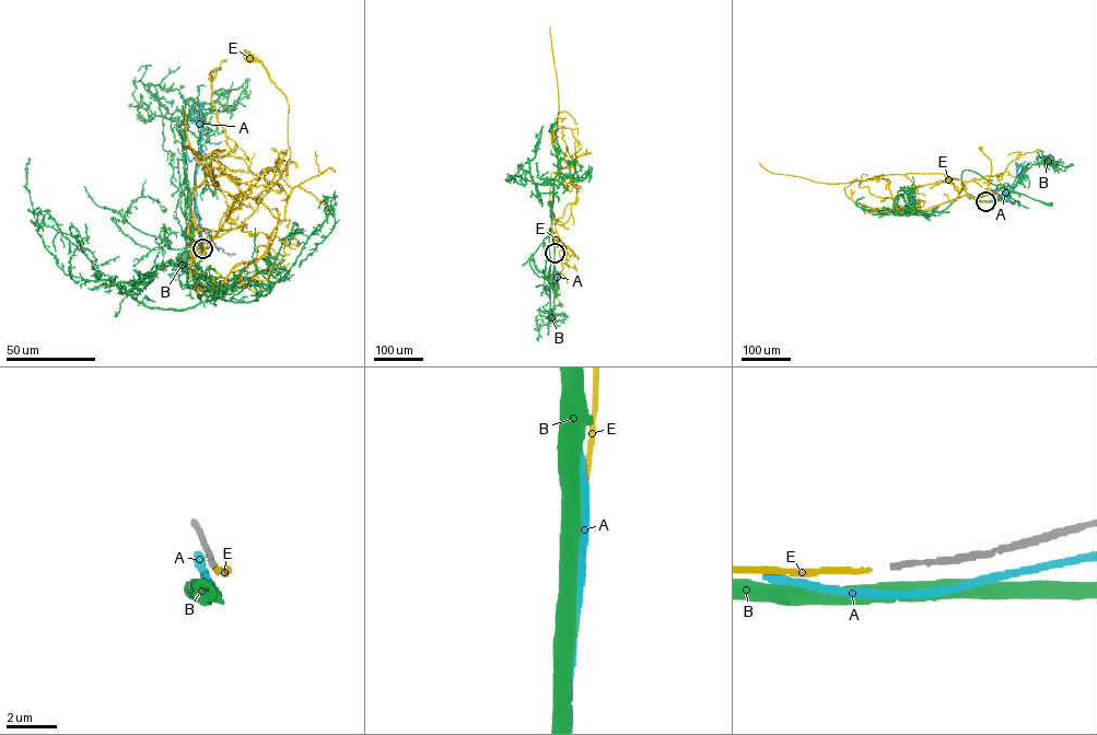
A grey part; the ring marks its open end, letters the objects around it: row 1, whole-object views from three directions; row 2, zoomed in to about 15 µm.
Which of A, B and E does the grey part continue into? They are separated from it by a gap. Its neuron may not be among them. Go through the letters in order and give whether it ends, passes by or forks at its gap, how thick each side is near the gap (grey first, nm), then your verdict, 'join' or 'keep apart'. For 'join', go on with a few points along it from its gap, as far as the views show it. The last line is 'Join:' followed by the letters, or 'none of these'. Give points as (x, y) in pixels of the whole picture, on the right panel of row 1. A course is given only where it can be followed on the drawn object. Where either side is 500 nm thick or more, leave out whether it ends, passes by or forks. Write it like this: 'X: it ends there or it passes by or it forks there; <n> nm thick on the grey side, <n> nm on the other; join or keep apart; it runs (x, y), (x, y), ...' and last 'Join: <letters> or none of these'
A: it passes by; 190 nm thick on the grey side, 320 nm on the other; keep apart
B: 190 nm thick on the grey side, 550 nm on the other; keep apart
E: it ends there; 190 nm thick on the grey side, 190 nm on the other; join; it runs (985, 201), (970, 197), (984, 195), (989, 190), (990, 160), (980, 149)
Join: E

